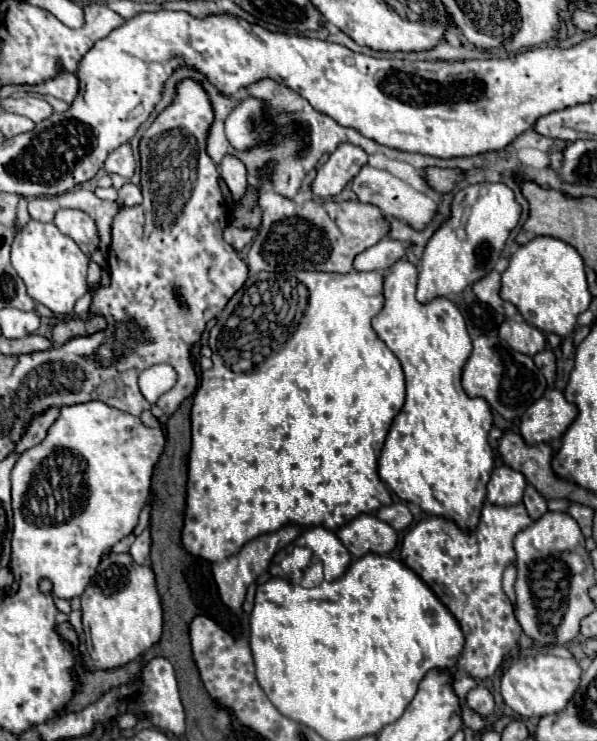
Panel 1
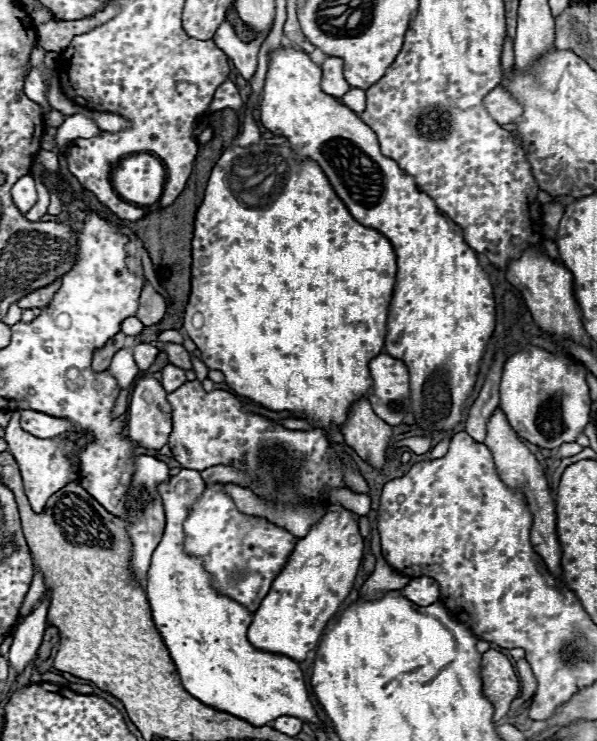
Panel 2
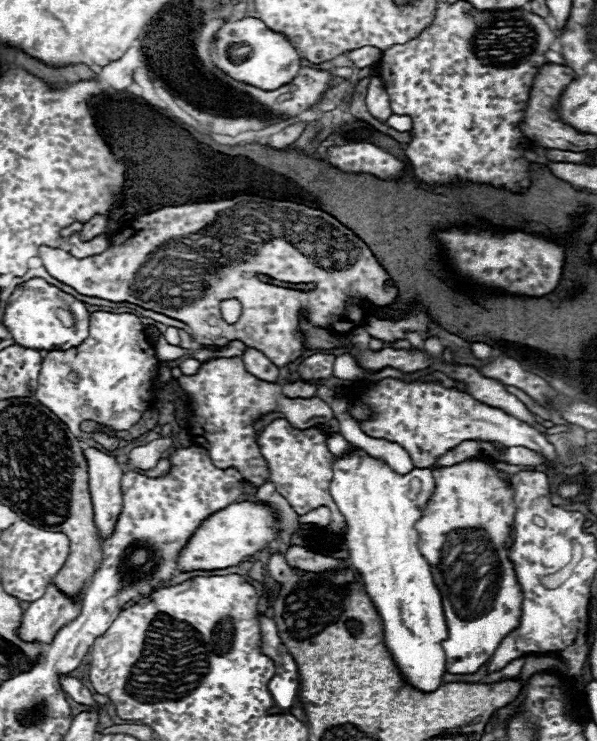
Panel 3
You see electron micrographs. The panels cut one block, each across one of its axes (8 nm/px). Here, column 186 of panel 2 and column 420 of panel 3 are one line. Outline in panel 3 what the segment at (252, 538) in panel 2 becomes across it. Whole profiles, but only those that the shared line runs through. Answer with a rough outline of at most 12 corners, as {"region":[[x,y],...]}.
{"region":[[492,462],[434,468],[416,524],[444,604],[446,670],[520,626],[514,488]]}

